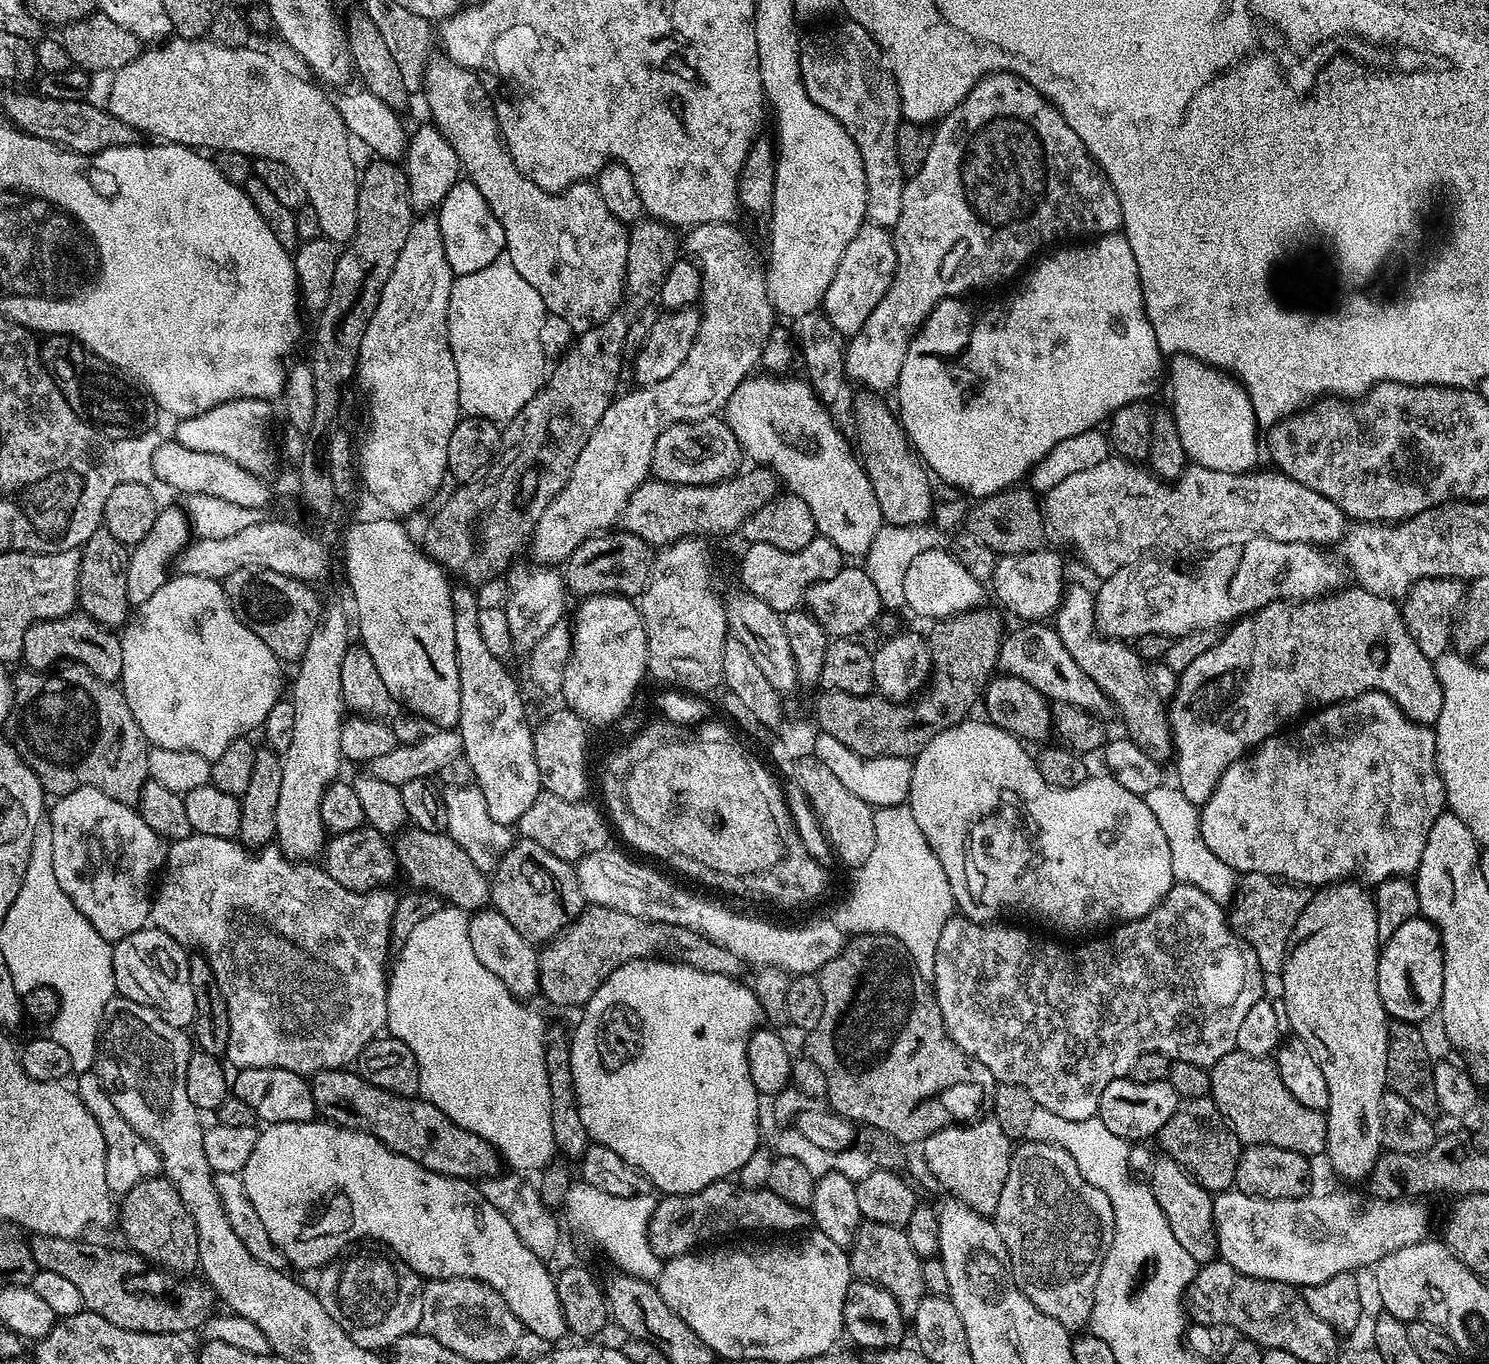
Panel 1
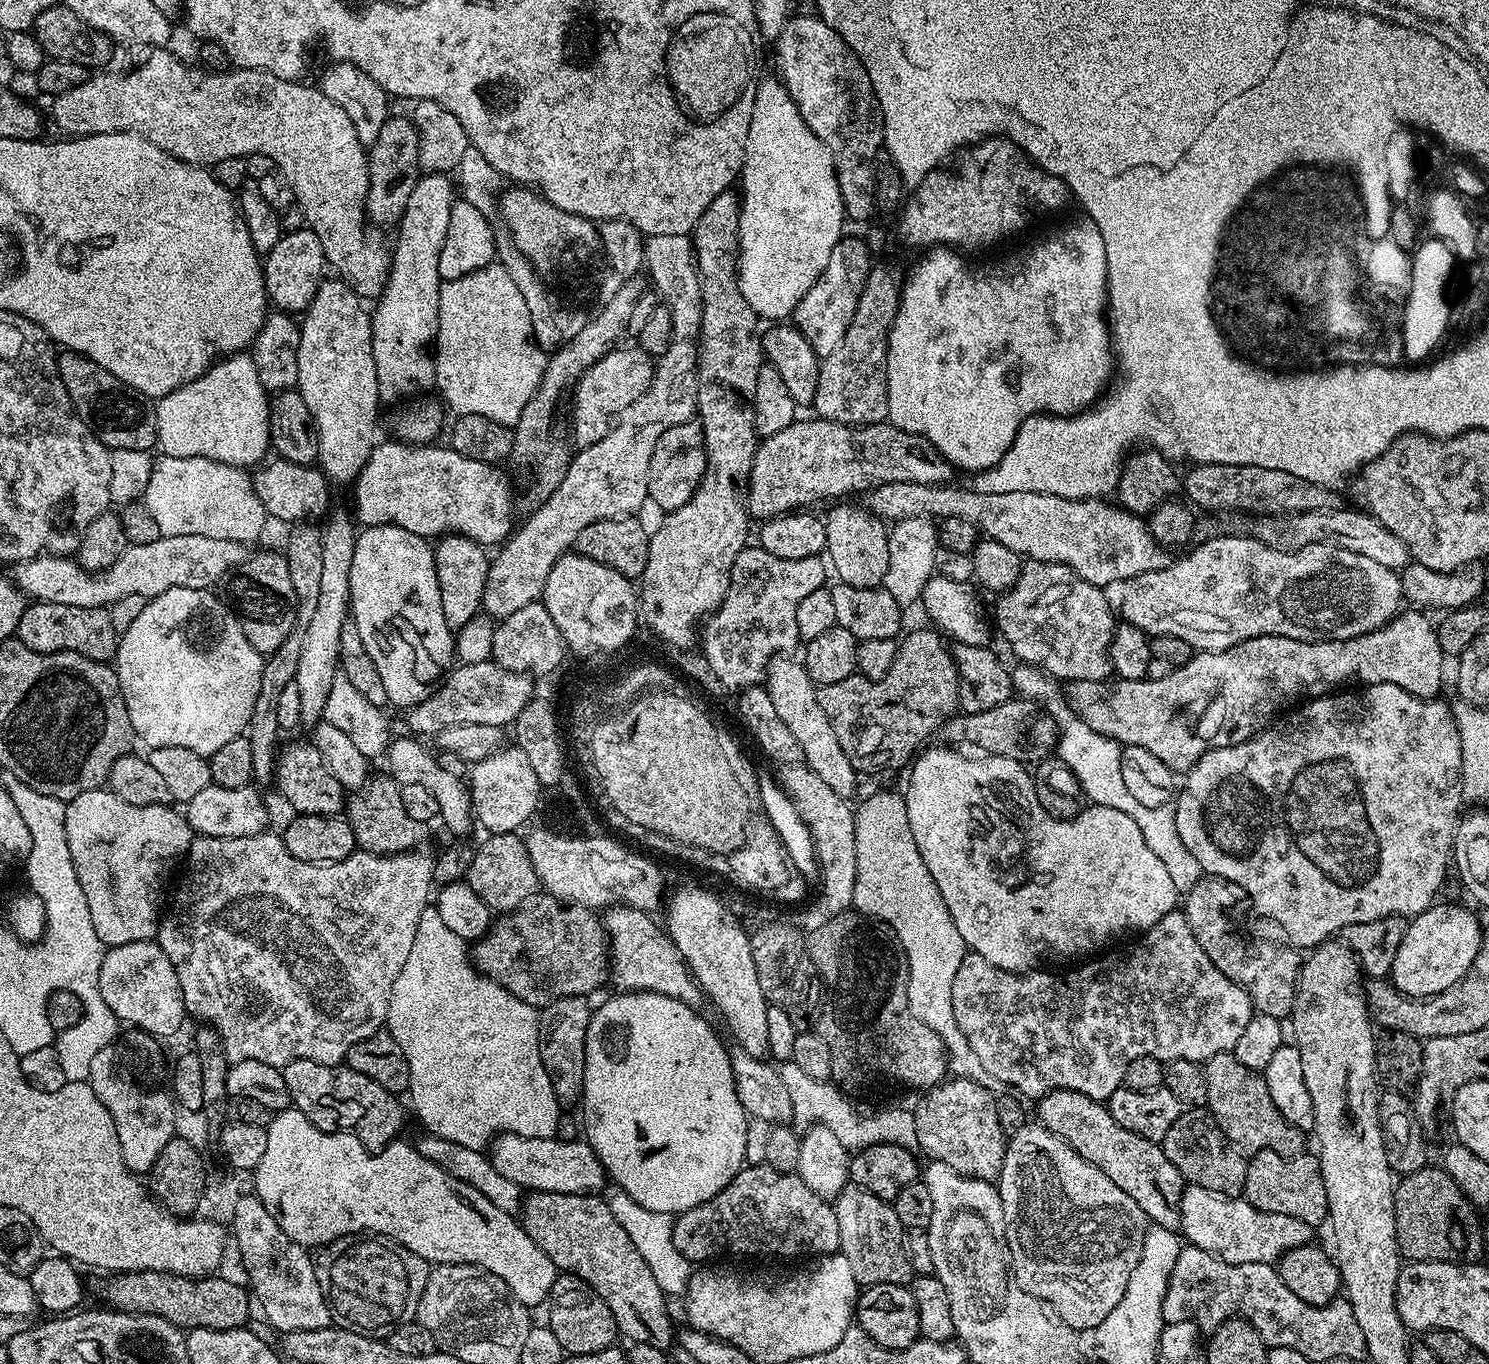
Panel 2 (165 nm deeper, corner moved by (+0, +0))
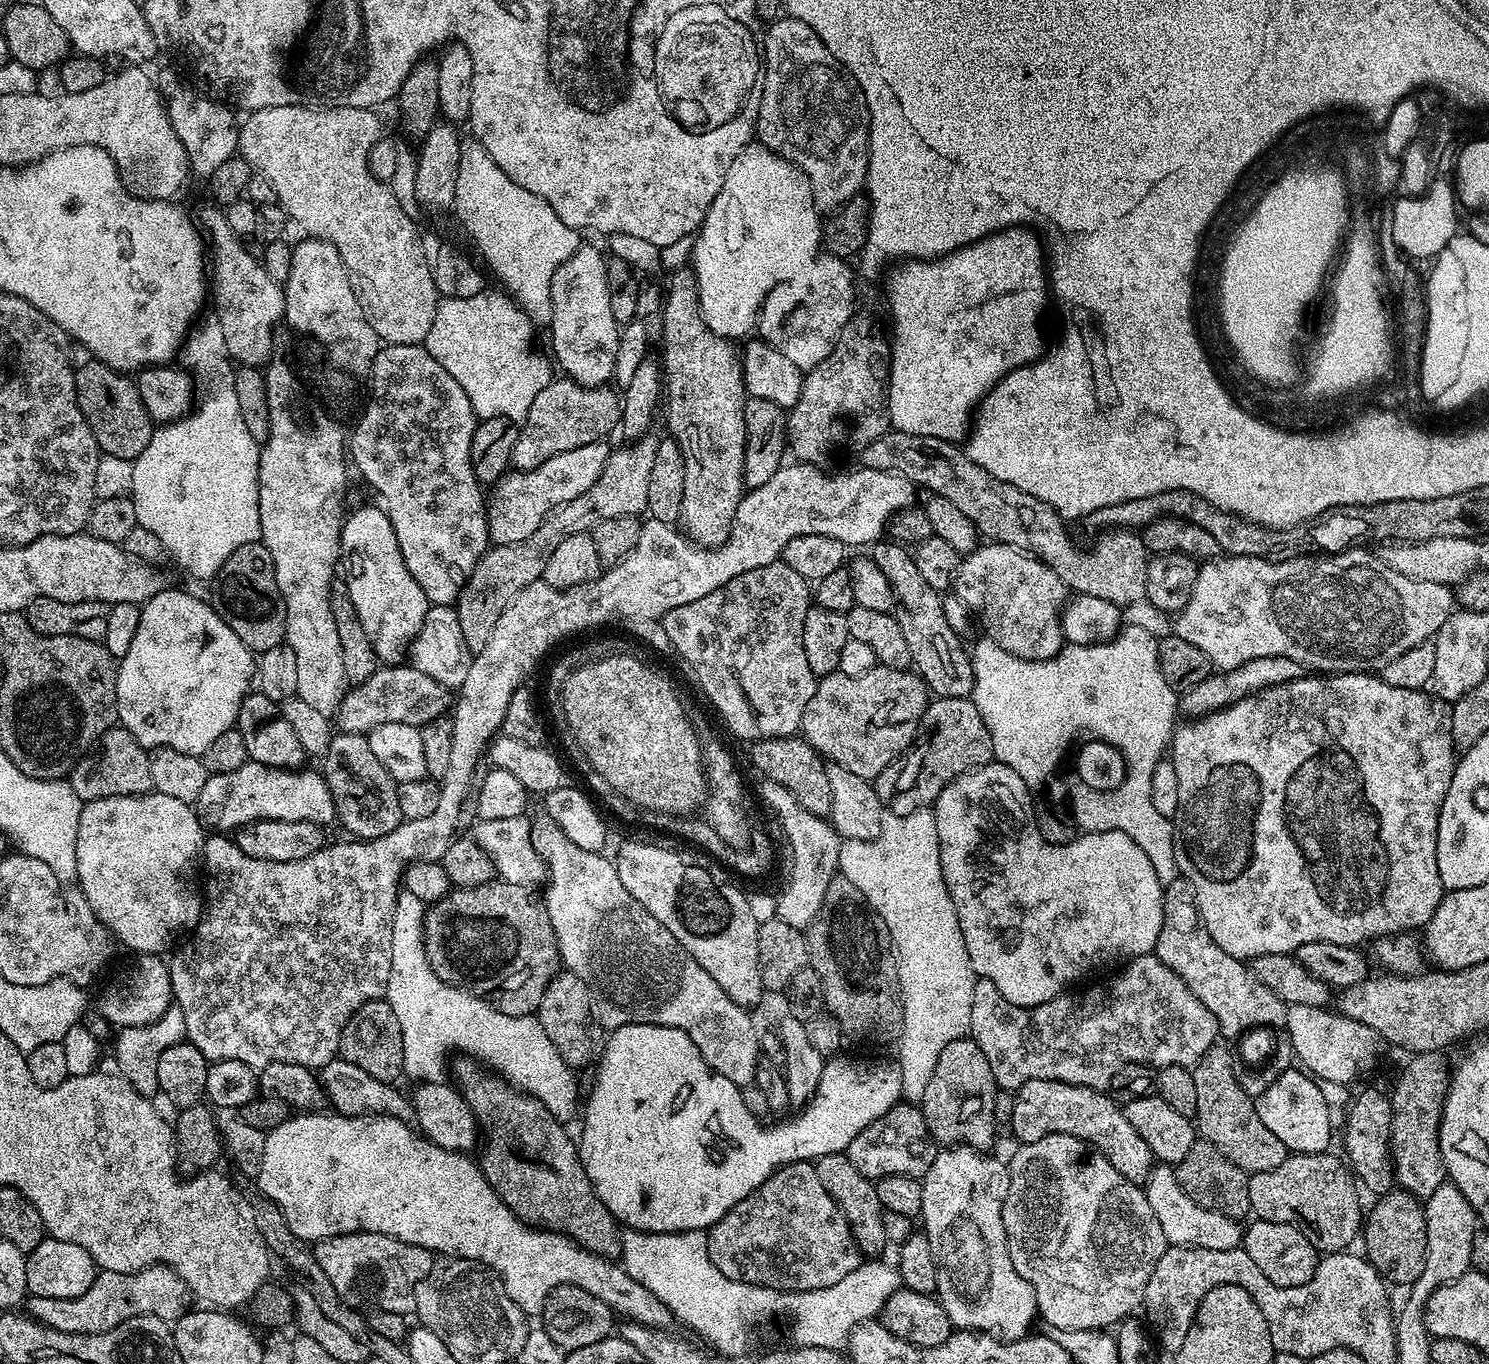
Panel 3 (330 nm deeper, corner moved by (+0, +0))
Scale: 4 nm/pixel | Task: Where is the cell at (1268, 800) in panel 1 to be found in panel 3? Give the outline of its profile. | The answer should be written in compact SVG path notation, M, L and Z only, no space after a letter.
M1341 672L1339 674L1304 674L1299 680L1287 680L1284 684L1275 684L1269 688L1263 688L1260 692L1254 692L1251 696L1243 696L1238 702L1220 708L1217 712L1209 712L1206 716L1189 719L1188 724L1181 723L1173 731L1170 741L1170 759L1174 771L1178 773L1178 810L1174 817L1174 858L1178 862L1180 876L1192 885L1192 895L1196 911L1200 914L1200 920L1206 926L1210 938L1226 950L1234 958L1245 962L1251 962L1262 954L1282 954L1287 952L1295 954L1300 946L1308 942L1330 942L1360 946L1363 940L1375 942L1382 936L1395 936L1397 932L1412 932L1423 929L1430 922L1434 910L1438 910L1440 899L1446 895L1446 889L1442 878L1438 874L1438 858L1436 847L1438 846L1438 818L1442 810L1442 802L1446 798L1446 790L1450 790L1450 778L1454 778L1454 770L1458 759L1458 749L1452 740L1452 709L1449 701L1441 700L1439 696L1428 690L1419 688L1399 688L1390 686L1379 675L1367 672Z

